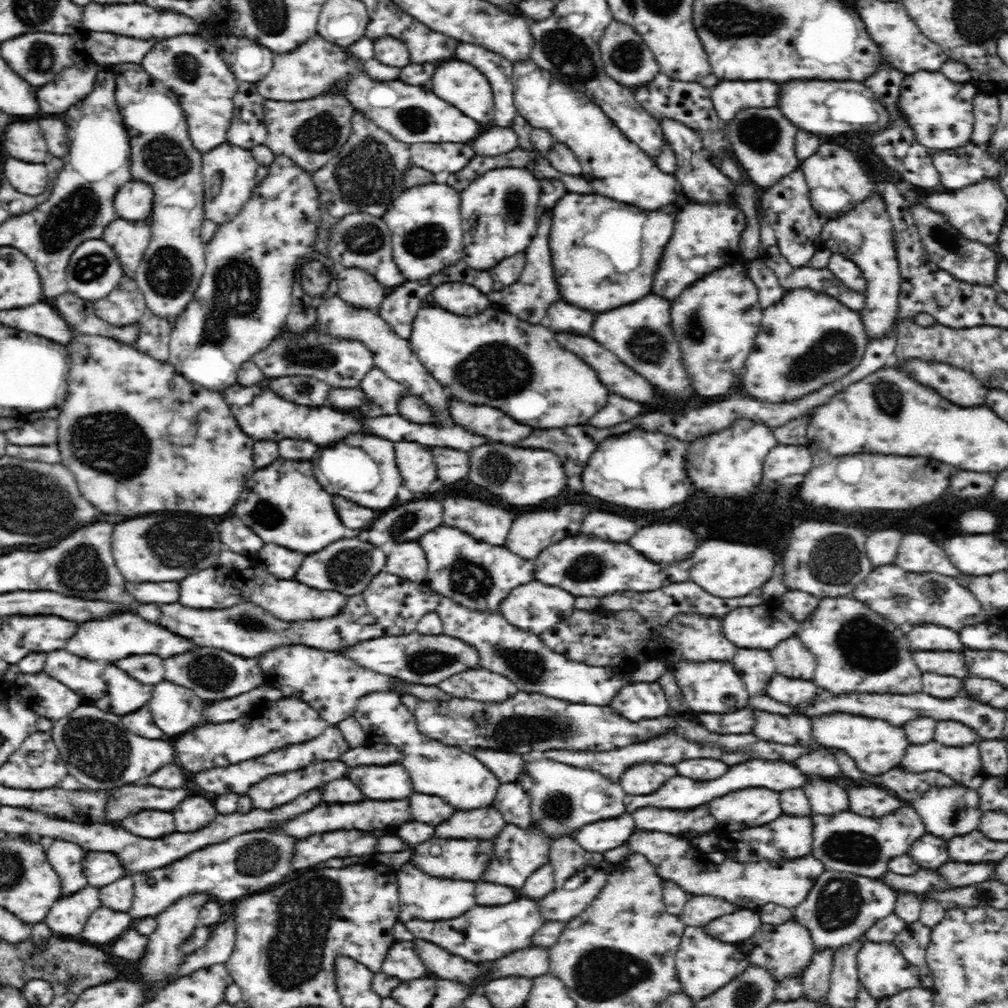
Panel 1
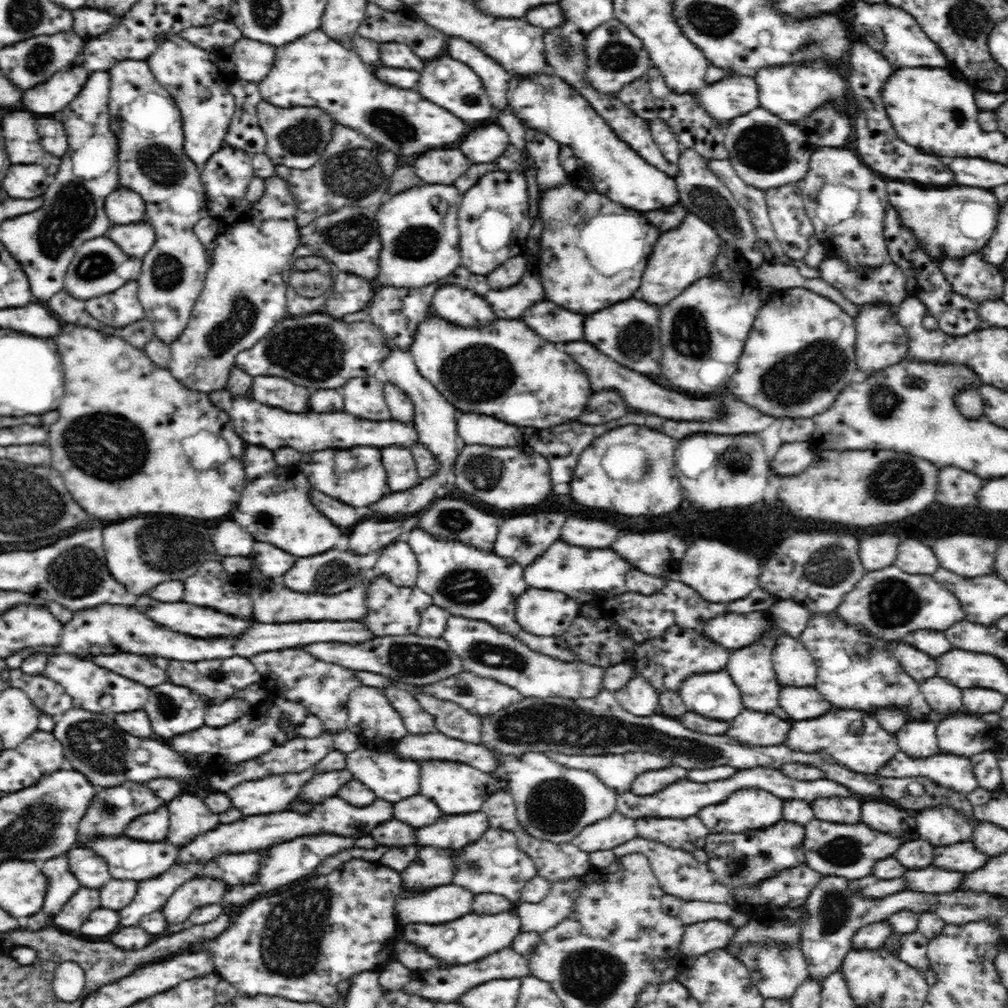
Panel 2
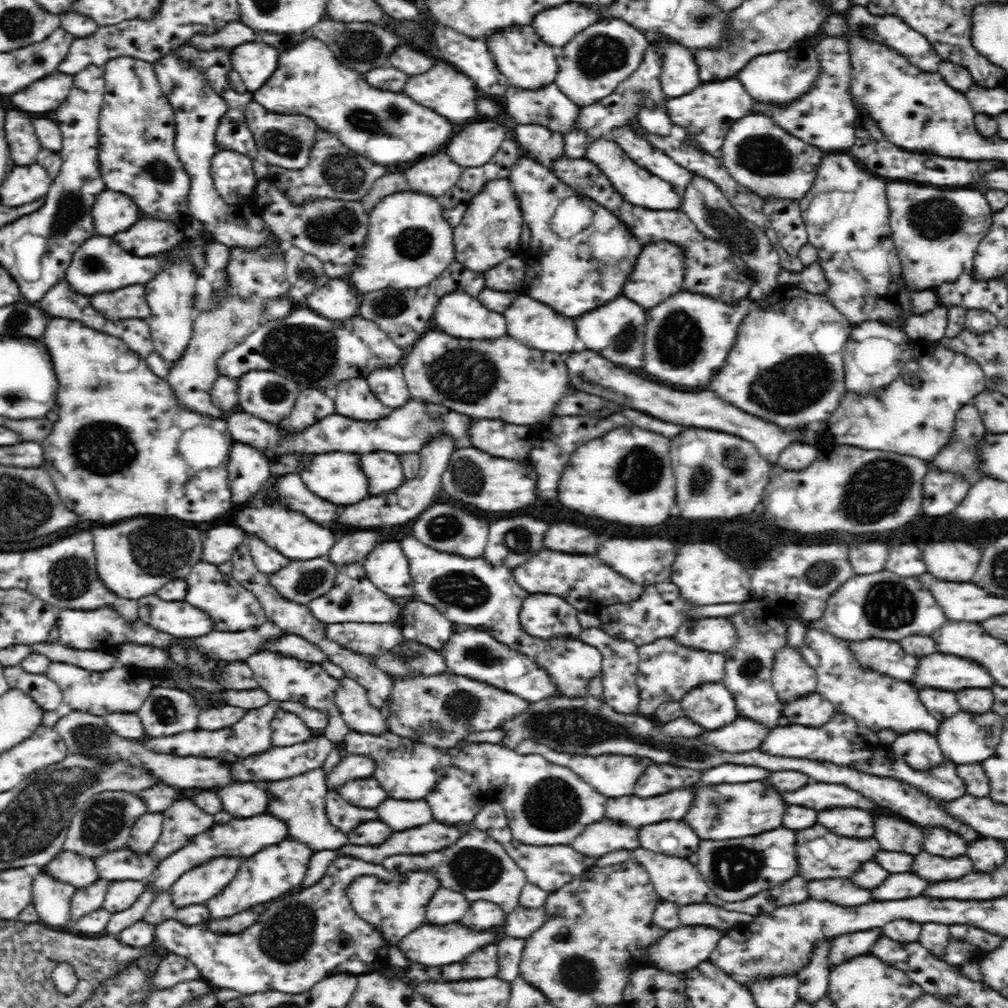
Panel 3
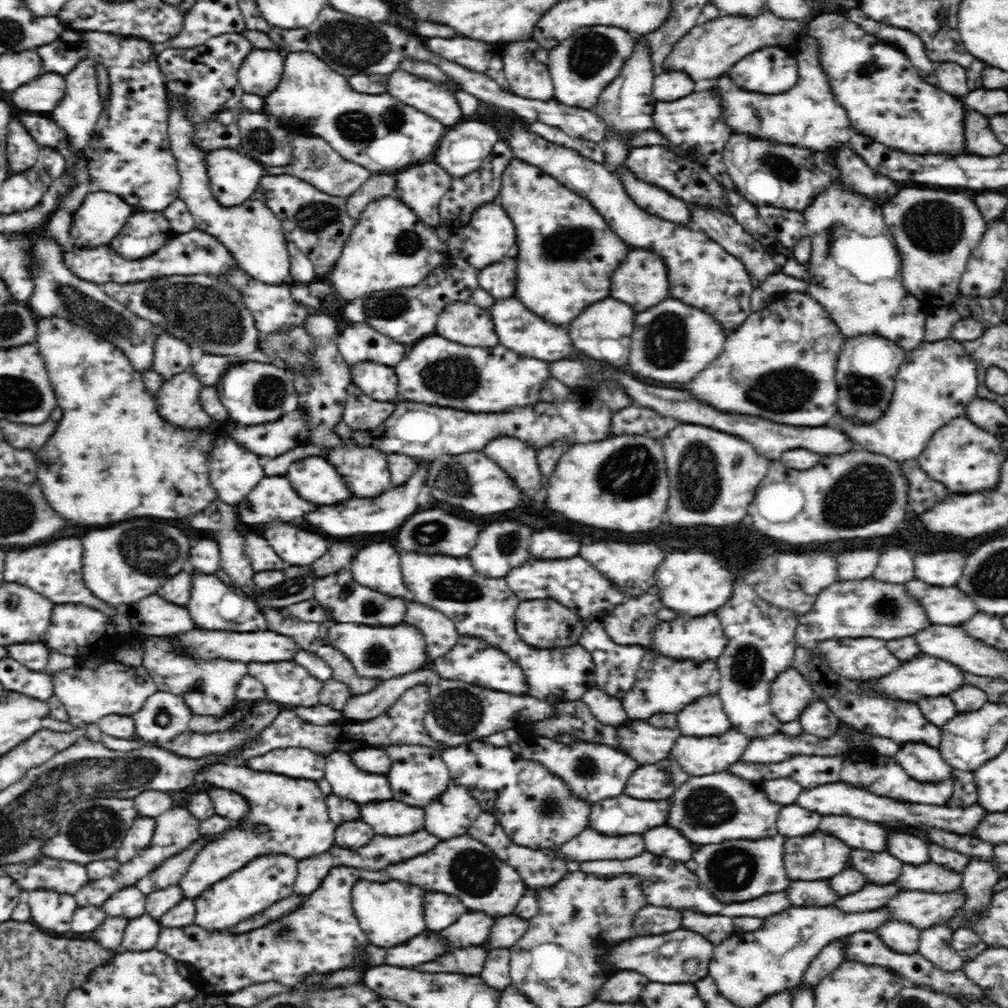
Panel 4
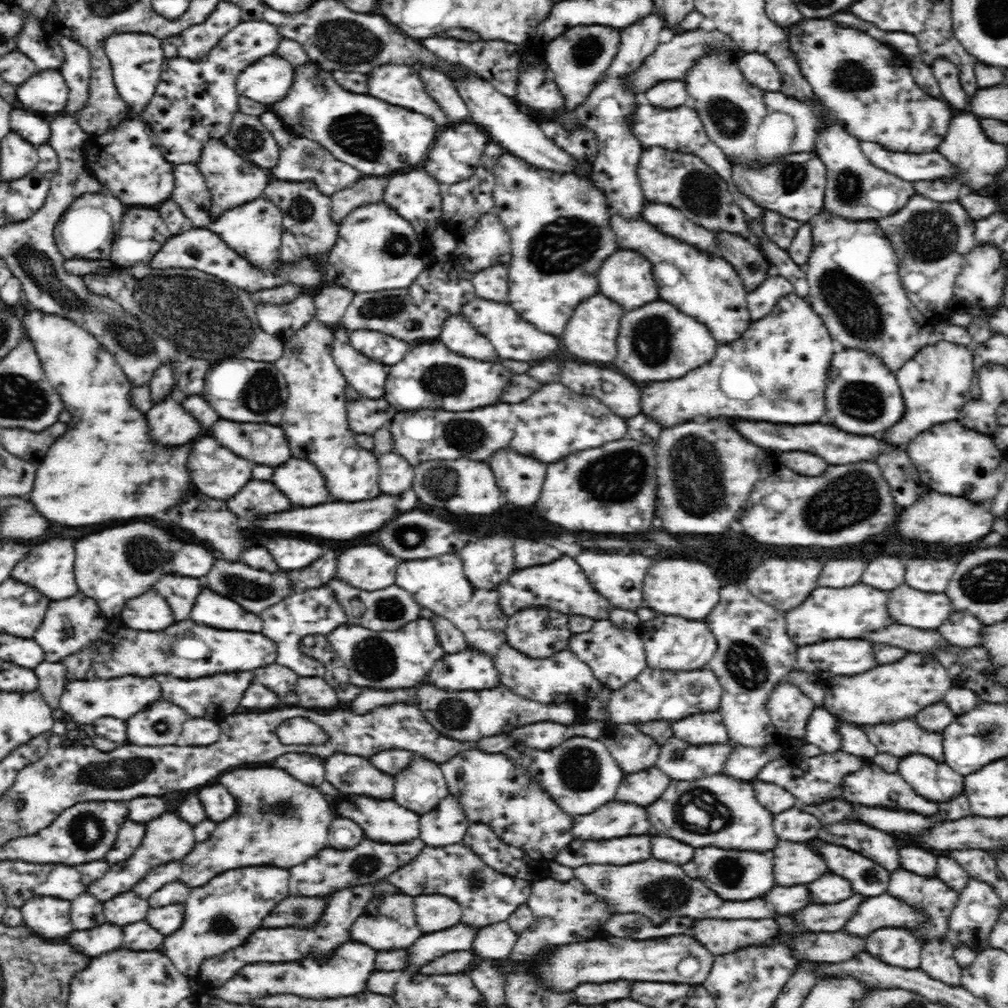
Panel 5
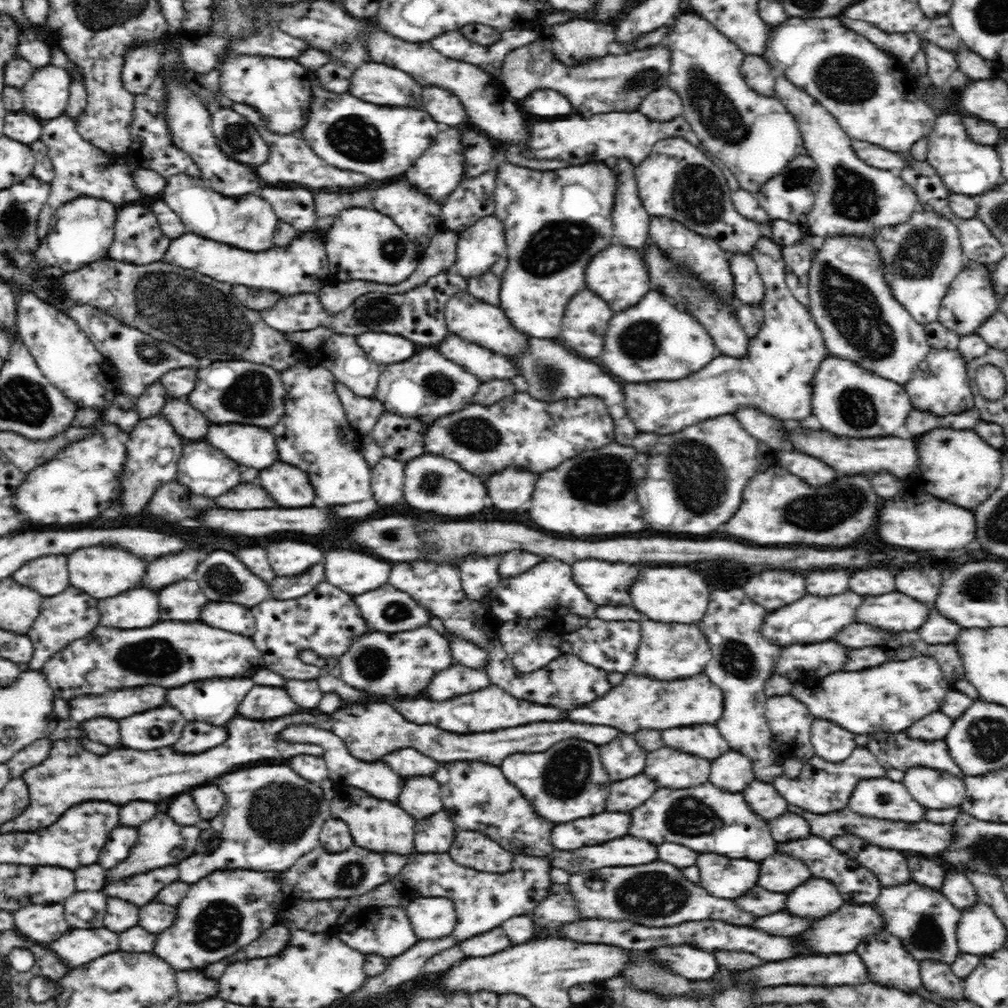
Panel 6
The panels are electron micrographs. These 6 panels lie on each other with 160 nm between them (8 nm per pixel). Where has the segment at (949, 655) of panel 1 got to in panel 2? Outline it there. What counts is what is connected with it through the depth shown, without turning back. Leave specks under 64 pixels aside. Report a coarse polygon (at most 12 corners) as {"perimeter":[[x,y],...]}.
{"perimeter":[[898,640],[889,654],[919,683],[936,676],[934,655]]}

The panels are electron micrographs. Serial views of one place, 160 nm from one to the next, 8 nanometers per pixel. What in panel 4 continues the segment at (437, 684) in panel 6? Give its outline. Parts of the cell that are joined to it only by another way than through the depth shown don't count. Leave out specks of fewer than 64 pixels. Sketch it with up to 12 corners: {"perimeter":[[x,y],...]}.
{"perimeter":[[481,638],[436,659],[445,679],[528,694],[522,669]]}

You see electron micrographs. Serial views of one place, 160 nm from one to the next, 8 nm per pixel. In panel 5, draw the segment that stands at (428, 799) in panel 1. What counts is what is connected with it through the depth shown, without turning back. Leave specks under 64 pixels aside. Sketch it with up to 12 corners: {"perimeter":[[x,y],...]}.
{"perimeter":[[346,798],[338,814],[366,838],[410,842],[418,814],[392,800]]}

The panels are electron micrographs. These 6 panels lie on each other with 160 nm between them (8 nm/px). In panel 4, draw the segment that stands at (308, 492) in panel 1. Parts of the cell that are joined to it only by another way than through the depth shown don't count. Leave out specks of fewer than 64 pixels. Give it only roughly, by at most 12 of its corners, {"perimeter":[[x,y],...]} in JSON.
{"perimeter":[[286,522],[264,538],[292,566],[308,567],[328,550],[326,538]]}

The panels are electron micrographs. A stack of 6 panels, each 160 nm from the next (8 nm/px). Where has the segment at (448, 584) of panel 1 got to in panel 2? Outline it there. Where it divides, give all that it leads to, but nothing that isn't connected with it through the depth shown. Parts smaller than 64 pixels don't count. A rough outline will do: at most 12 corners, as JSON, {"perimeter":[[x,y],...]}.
{"perimeter":[[412,530],[415,586],[450,615],[514,626],[522,565]]}

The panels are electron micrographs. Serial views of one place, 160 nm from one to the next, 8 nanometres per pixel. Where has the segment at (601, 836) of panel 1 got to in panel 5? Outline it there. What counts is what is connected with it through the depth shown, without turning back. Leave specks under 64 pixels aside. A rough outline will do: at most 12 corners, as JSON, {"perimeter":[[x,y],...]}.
{"perimeter":[[650,836],[576,840],[554,861],[576,869],[652,858]]}

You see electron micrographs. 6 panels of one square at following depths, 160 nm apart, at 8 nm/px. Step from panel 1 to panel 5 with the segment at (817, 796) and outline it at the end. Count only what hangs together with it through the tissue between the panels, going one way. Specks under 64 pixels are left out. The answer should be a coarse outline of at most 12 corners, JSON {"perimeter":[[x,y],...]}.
{"perimeter":[[864,824],[822,828],[824,842],[846,846],[888,872],[902,868],[894,838]]}

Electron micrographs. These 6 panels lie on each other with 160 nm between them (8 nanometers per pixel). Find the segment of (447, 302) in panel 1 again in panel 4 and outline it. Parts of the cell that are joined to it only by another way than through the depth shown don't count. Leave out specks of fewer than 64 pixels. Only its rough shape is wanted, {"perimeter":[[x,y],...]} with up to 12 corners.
{"perimeter":[[462,300],[442,309],[434,334],[498,345],[493,316]]}

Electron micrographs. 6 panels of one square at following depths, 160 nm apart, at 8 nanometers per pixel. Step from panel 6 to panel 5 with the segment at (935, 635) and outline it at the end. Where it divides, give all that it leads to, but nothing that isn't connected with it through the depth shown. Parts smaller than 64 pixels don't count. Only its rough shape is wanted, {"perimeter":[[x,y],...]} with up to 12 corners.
{"perimeter":[[954,612],[936,630],[953,646],[980,647],[984,624]]}

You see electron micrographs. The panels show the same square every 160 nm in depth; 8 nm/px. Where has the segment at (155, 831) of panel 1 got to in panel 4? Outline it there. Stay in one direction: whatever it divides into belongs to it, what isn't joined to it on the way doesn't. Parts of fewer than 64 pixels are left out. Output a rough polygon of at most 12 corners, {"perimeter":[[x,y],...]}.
{"perimeter":[[136,818],[114,858],[132,860],[150,844],[154,818]]}

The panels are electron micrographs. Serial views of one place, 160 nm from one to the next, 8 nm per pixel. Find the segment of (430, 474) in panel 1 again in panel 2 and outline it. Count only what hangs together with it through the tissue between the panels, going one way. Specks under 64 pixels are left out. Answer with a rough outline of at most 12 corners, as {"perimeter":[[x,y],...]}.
{"perimeter":[[380,450],[386,484],[394,492],[419,483],[412,451]]}

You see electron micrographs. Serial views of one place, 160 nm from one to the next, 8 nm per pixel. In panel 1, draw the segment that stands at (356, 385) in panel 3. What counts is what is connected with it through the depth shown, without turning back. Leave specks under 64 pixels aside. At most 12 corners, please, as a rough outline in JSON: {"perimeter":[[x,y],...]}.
{"perimeter":[[376,366],[359,382],[366,419],[395,415],[406,390]]}

